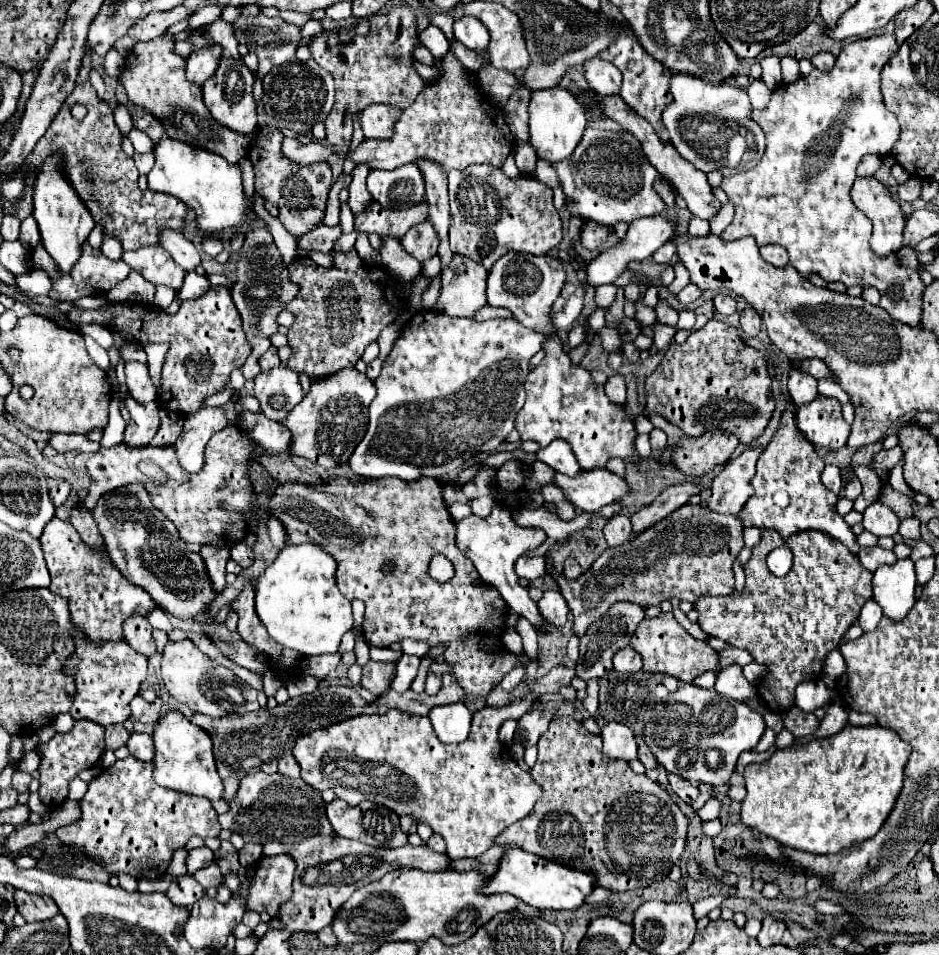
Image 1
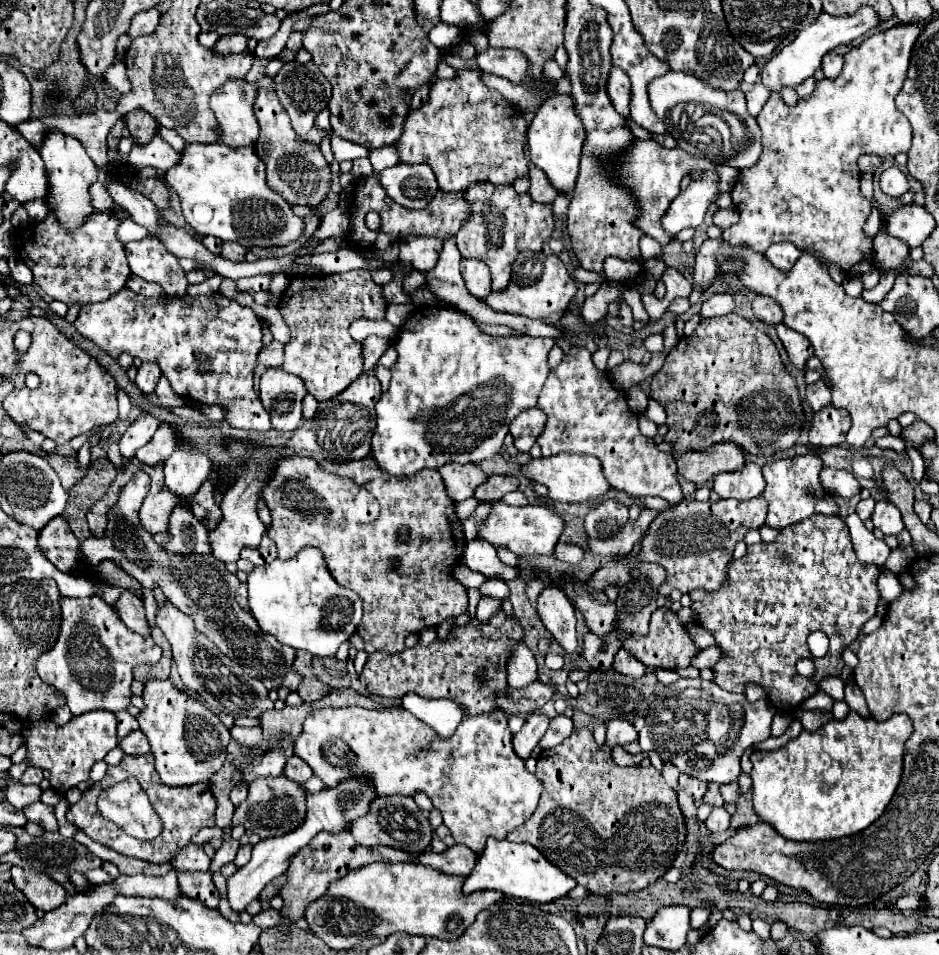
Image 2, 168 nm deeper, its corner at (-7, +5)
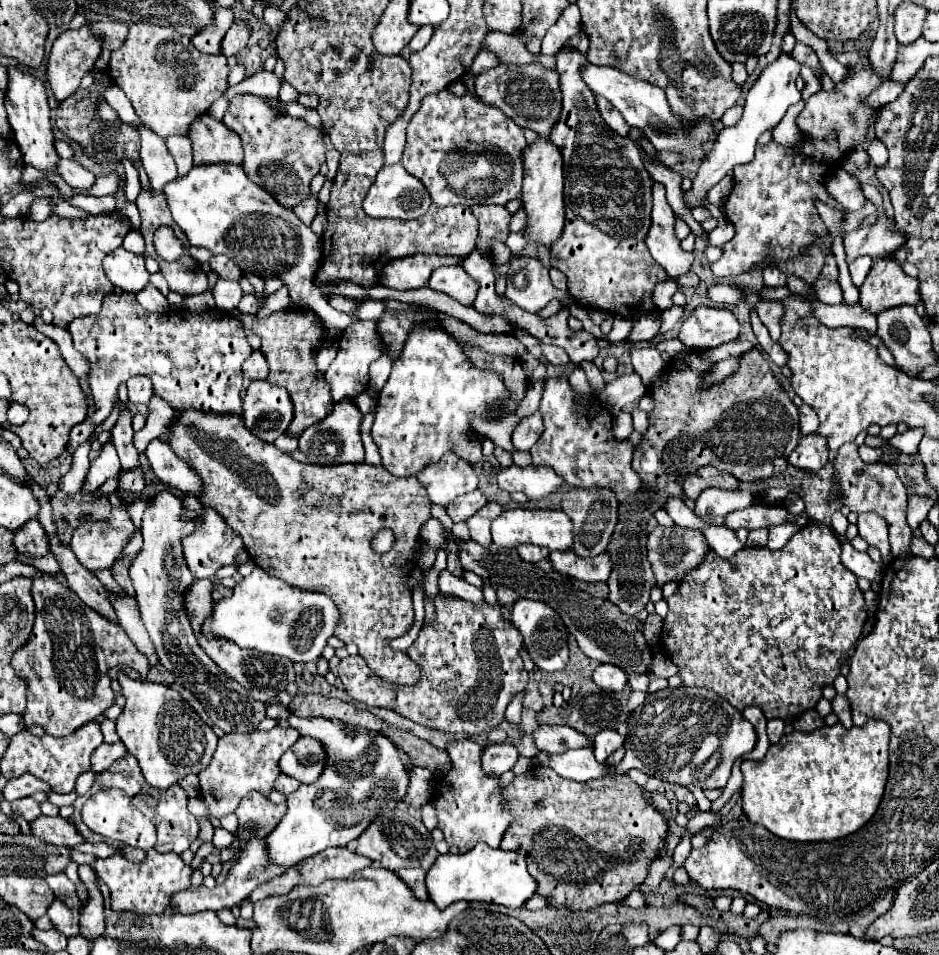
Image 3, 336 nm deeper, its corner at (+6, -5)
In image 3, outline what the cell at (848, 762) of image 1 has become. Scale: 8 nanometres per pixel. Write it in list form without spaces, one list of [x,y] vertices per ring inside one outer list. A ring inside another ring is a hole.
[[[871,720],[865,726],[845,728],[841,722],[835,726],[823,726],[815,732],[799,732],[783,736],[777,744],[771,744],[763,760],[743,760],[741,798],[743,813],[751,822],[765,826],[779,838],[795,842],[819,842],[835,840],[853,834],[865,826],[875,814],[889,772],[889,726],[881,720]]]

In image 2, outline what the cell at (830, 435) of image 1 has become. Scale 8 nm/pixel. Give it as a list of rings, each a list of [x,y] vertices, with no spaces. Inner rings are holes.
[[[832,404],[824,406],[820,412],[814,412],[810,426],[810,444],[814,446],[838,446],[844,442],[848,428],[852,426],[852,418],[844,408],[832,408]]]

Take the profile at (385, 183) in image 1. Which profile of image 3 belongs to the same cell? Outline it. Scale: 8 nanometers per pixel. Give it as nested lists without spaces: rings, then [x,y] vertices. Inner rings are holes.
[[[401,164],[385,166],[379,170],[375,184],[363,200],[363,210],[371,218],[395,218],[395,220],[413,220],[421,218],[431,206],[431,198],[421,180],[411,176]]]

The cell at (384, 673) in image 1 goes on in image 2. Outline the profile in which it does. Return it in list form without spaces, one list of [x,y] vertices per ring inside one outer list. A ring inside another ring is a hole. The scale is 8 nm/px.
[[[504,612],[492,616],[488,624],[472,620],[466,626],[450,630],[446,644],[434,642],[432,646],[414,646],[396,654],[374,652],[360,674],[360,682],[368,692],[384,698],[402,698],[408,692],[416,692],[424,698],[448,698],[466,706],[470,716],[490,712],[496,708],[496,692],[506,692],[506,658],[508,648],[522,640],[522,628],[518,620],[506,618]],[[478,672],[488,682],[478,682]]]

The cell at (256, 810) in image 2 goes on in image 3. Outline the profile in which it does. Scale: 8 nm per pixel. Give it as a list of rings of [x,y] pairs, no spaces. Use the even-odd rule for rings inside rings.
[[[249,792],[235,812],[239,818],[237,834],[243,838],[243,842],[251,838],[265,838],[279,824],[285,808],[285,804],[273,804],[259,792]]]

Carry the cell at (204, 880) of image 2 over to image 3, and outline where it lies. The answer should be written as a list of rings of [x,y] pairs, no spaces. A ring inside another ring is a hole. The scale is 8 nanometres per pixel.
[[[327,848],[315,854],[315,858],[307,858],[297,866],[293,866],[287,874],[283,874],[283,878],[279,876],[279,878],[273,878],[271,882],[261,884],[251,894],[251,902],[257,902],[273,894],[287,894],[293,886],[299,886],[299,884],[317,886],[329,878],[349,878],[353,872],[363,870],[369,864],[371,864],[369,858],[349,852],[347,848]]]

